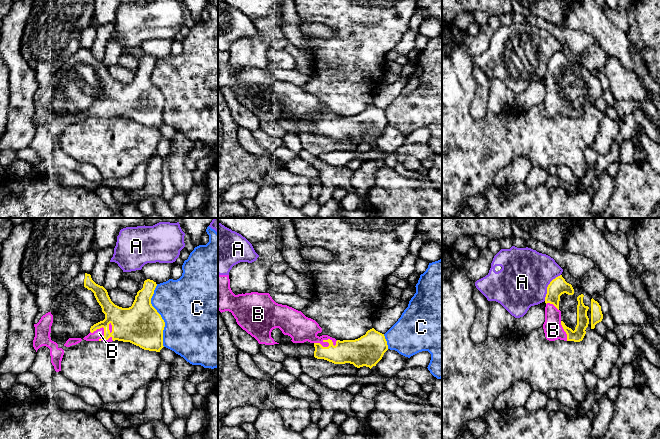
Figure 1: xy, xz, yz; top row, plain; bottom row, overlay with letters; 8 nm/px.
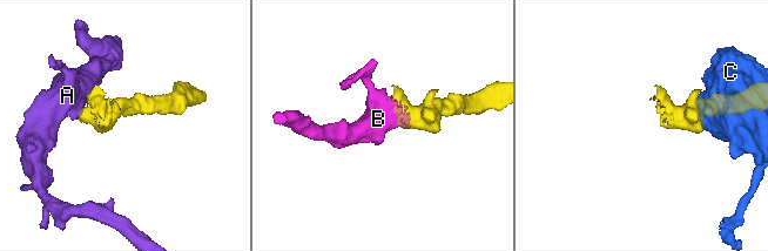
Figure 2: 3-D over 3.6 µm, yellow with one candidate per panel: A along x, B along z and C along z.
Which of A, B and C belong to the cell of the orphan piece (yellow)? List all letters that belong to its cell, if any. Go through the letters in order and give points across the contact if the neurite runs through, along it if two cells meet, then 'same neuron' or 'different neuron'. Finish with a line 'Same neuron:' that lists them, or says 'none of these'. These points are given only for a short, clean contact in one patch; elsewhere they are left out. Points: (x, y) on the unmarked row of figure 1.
A: along yz (560, 50), (548, 61), (544, 76) | different neuron
B: same neuron
C: different neuron
Same neuron: B

